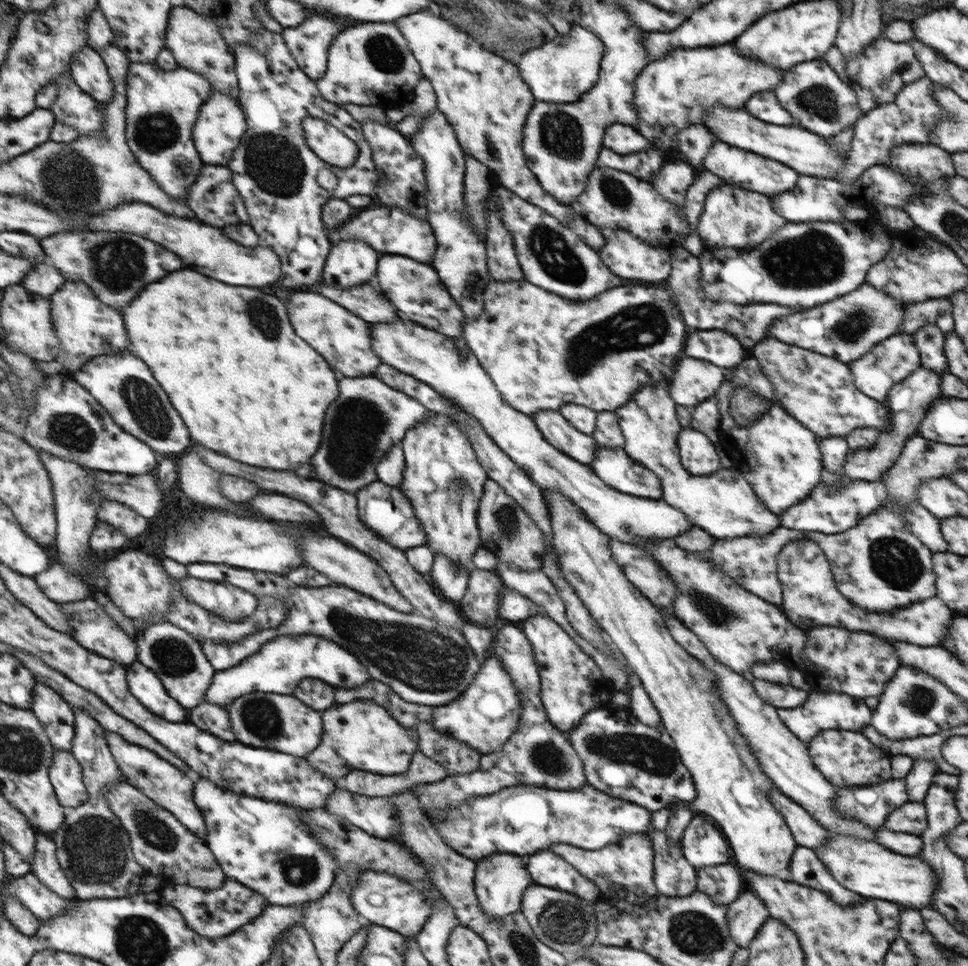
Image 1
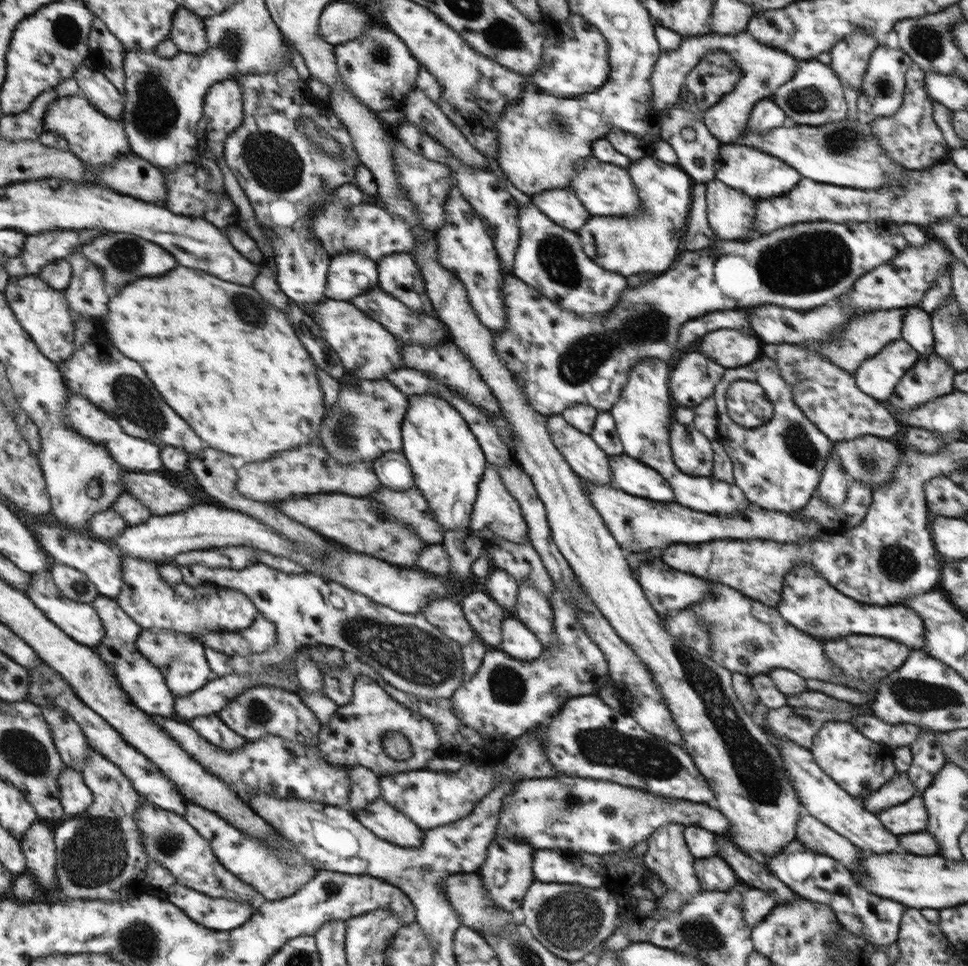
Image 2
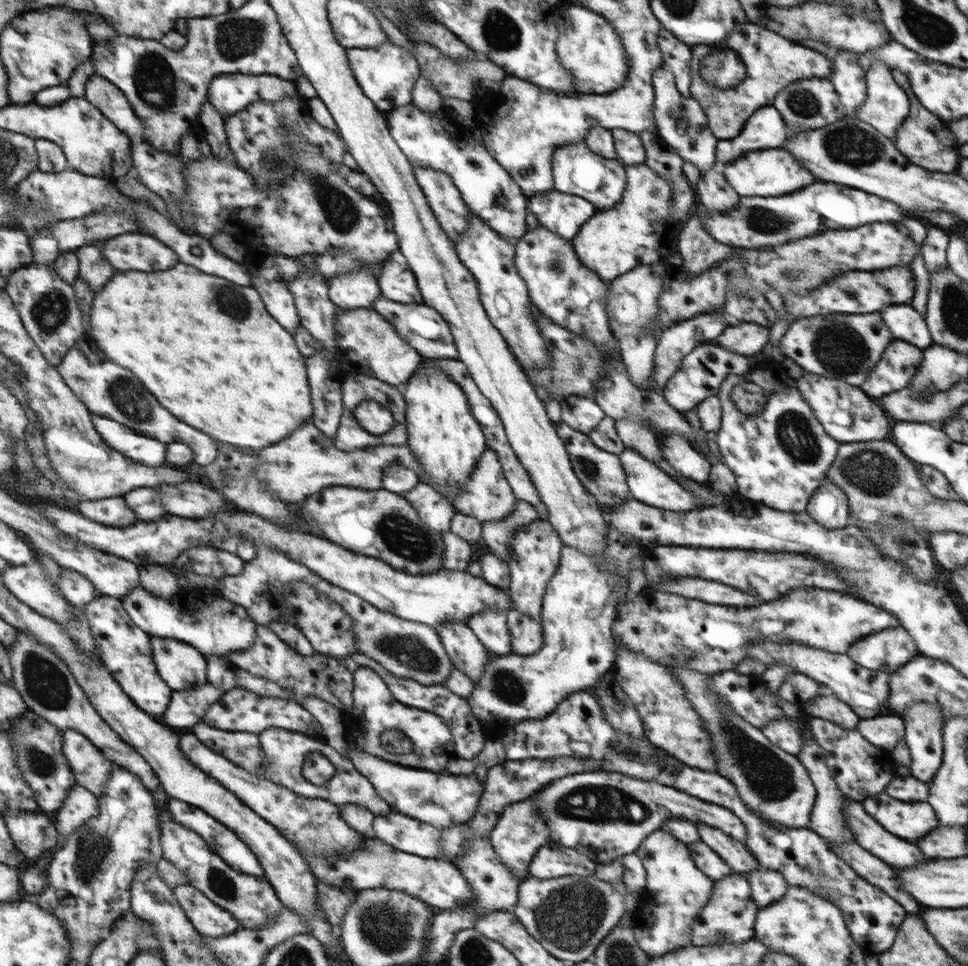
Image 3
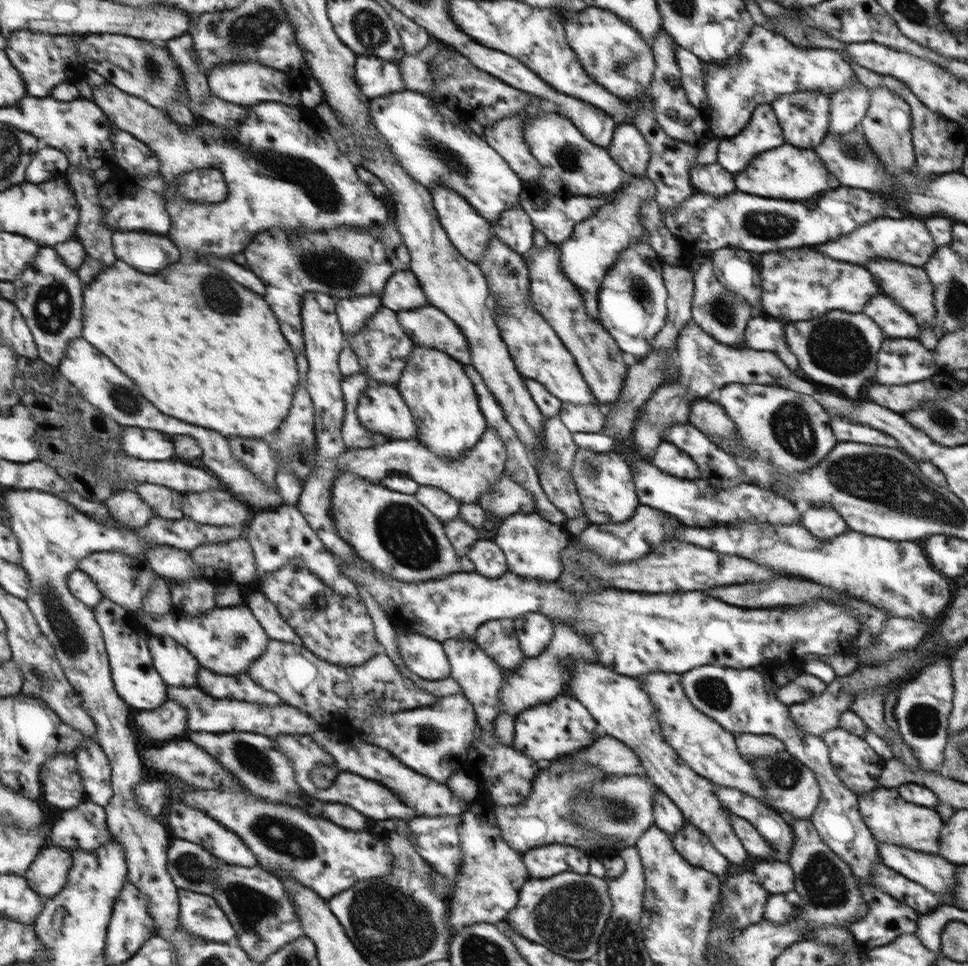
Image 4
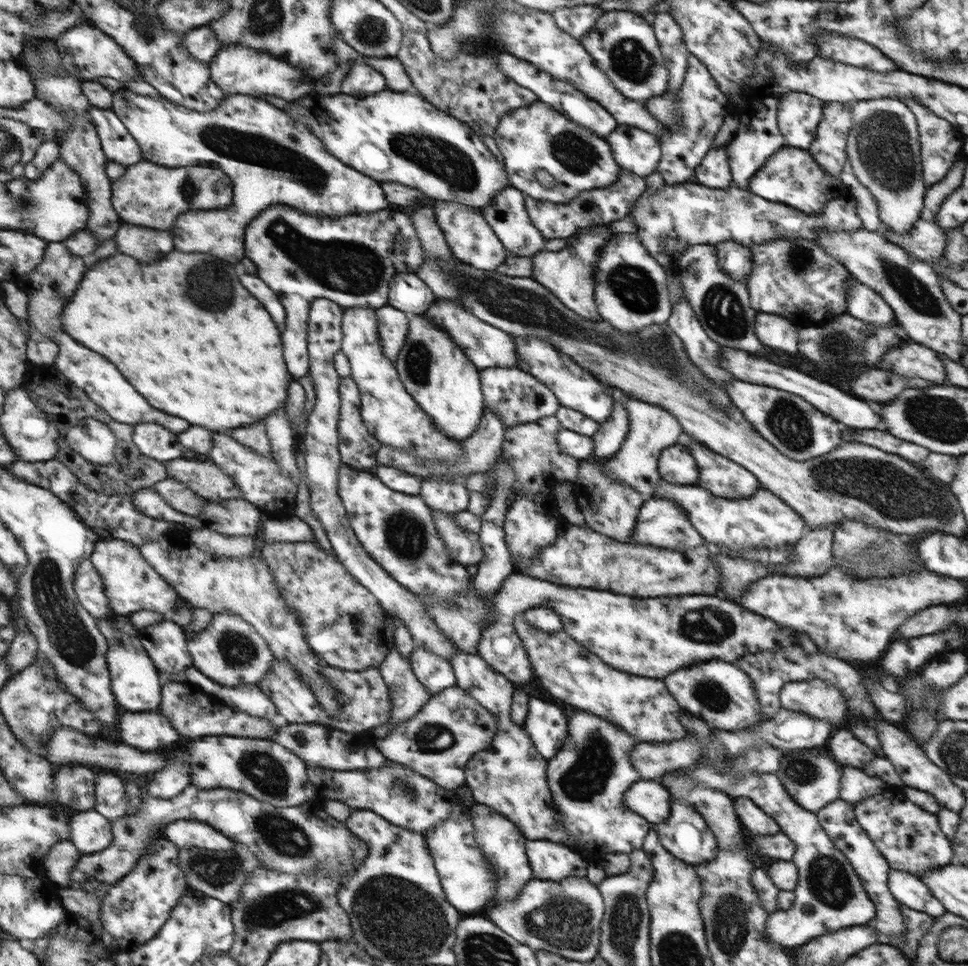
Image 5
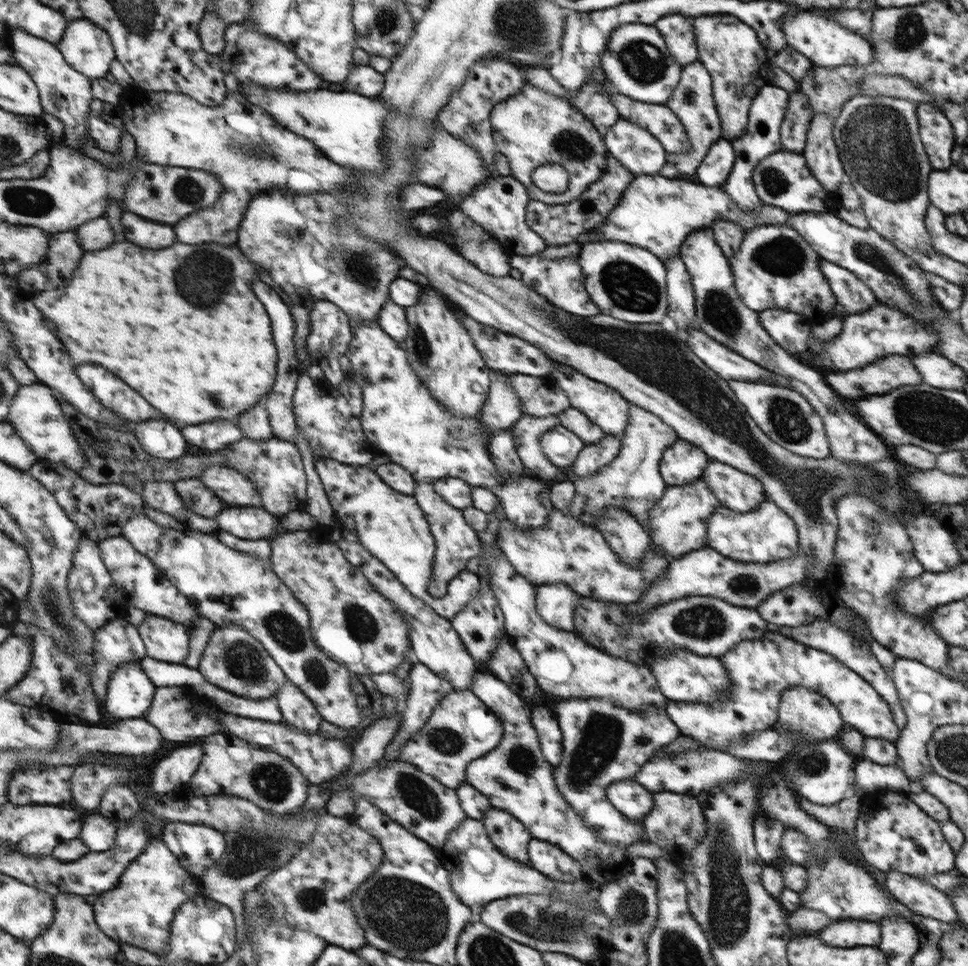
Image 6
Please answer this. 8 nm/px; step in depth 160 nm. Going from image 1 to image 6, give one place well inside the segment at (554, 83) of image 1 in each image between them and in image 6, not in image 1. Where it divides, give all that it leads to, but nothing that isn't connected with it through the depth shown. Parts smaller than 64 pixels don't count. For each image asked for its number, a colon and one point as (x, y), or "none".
2: (575, 60)
3: (589, 49)
4: (613, 53)
5: (622, 44)
6: (637, 64)

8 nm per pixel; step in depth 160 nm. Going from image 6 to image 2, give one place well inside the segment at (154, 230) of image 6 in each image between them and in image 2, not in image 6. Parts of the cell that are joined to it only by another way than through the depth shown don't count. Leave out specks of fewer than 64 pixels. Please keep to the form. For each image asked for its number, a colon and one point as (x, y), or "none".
2: (122, 256)
3: (129, 251)
4: (148, 252)
5: (146, 244)

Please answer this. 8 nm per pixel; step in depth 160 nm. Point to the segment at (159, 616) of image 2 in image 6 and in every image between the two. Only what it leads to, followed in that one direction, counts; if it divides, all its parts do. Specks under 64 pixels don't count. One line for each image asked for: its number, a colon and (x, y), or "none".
3: (216, 626)
4: (226, 640)
5: (231, 651)
6: (235, 660)

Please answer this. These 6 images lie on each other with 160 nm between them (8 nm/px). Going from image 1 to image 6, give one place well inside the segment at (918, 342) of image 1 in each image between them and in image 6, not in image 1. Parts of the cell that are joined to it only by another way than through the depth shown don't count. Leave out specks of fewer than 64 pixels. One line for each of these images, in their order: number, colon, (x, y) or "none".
2: (916, 330)
3: (906, 324)
4: (894, 321)
5: (864, 304)
6: (852, 295)

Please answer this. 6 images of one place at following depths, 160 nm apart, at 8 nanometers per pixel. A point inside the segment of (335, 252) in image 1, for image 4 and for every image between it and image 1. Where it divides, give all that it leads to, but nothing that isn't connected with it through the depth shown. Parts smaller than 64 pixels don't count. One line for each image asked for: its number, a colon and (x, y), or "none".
2: (351, 274)
3: (355, 289)
4: (353, 312)

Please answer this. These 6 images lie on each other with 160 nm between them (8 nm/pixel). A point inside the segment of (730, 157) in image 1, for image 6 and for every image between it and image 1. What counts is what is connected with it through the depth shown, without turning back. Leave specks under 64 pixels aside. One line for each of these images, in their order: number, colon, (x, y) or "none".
2: (760, 175)
3: (766, 172)
4: (791, 172)
5: (791, 176)
6: (783, 179)

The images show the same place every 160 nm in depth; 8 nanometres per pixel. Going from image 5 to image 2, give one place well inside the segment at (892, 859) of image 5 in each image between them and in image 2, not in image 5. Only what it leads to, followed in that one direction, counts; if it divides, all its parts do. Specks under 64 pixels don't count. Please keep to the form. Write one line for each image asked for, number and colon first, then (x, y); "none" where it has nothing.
2: (909, 817)
3: (908, 820)
4: (891, 819)

